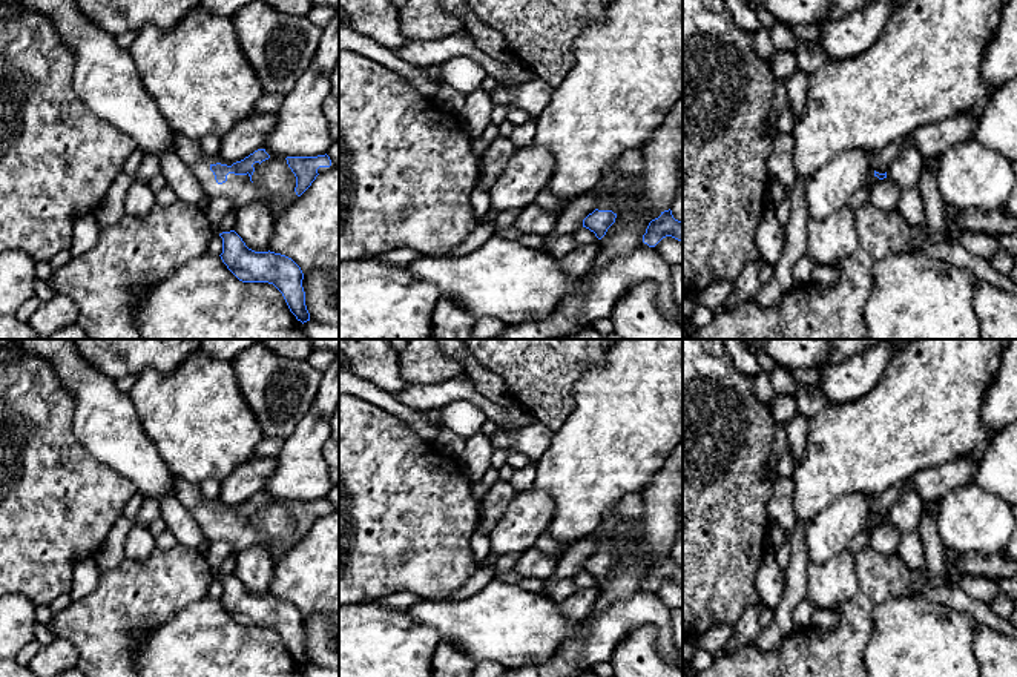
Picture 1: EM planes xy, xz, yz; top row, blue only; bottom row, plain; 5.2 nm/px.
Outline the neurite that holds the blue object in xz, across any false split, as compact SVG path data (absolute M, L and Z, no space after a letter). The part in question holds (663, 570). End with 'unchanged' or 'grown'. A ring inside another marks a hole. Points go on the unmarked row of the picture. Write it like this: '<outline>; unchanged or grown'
M664 554L652 563L643 579L643 586L655 591L663 582L672 580L683 586L683 566L675 563L672 554Z; unchanged

